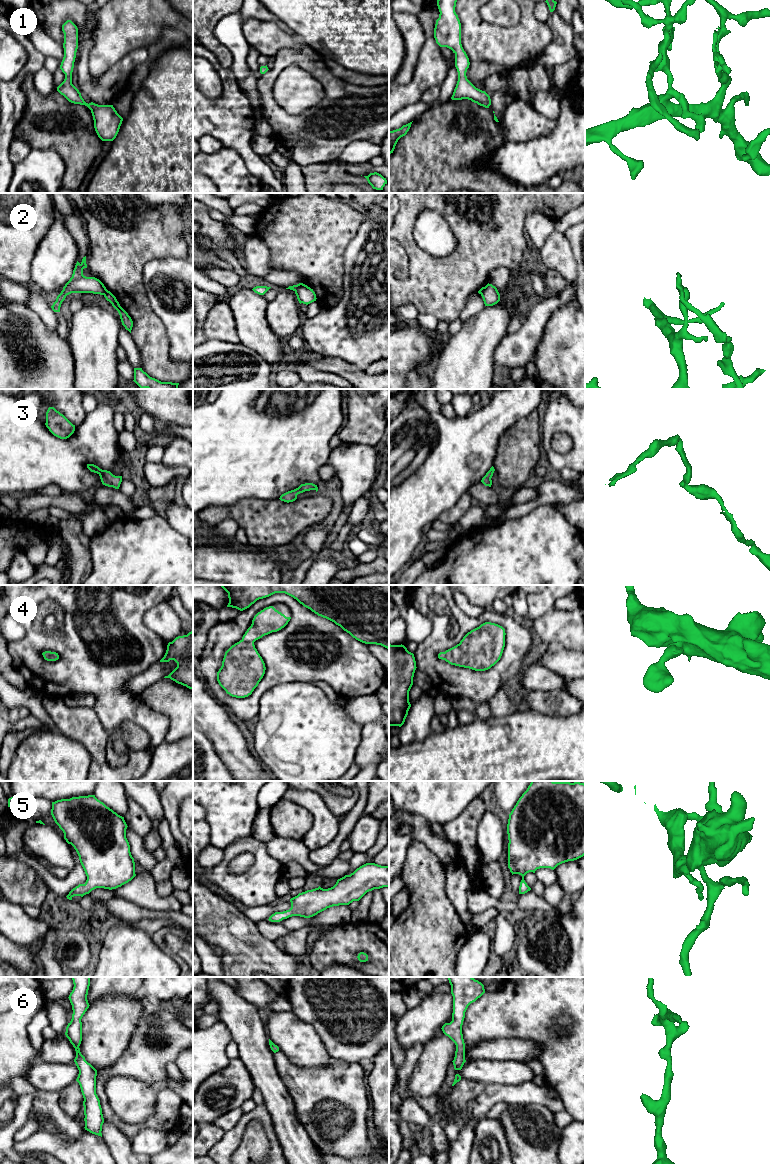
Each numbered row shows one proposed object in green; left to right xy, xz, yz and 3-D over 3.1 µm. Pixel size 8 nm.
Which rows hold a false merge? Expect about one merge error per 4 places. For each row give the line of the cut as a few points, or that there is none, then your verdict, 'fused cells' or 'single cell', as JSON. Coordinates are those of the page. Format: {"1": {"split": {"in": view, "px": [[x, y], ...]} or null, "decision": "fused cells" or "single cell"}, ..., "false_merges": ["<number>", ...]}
{"1": {"split": null, "decision": "single cell"}, "2": {"split": {"in": "xz", "px": [[303, 284], [295, 291]]}, "decision": "fused cells"}, "3": {"split": null, "decision": "single cell"}, "4": {"split": null, "decision": "single cell"}, "5": {"split": null, "decision": "single cell"}, "6": {"split": null, "decision": "single cell"}, "false_merges": ["2"]}

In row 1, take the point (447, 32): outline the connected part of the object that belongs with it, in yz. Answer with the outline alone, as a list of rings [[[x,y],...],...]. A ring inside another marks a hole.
[[[437,0],[439,18],[434,28],[434,38],[440,47],[447,47],[455,54],[455,67],[458,81],[454,89],[452,100],[468,99],[480,106],[489,108],[490,96],[476,88],[466,76],[469,68],[469,58],[461,44],[461,23],[455,12],[457,0]]]

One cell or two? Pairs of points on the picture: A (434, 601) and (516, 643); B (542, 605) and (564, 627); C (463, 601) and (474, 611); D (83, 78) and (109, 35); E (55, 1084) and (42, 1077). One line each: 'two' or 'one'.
A: two
B: two
C: one
D: two
E: one

